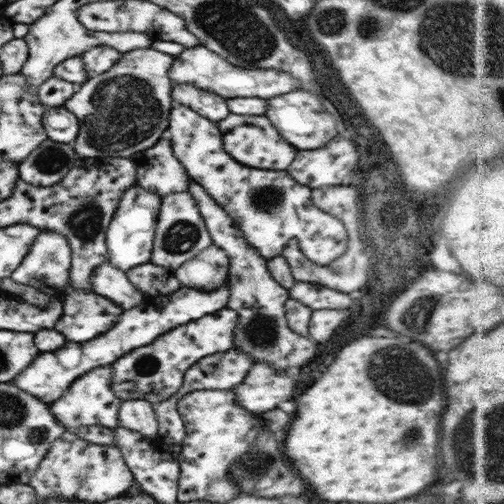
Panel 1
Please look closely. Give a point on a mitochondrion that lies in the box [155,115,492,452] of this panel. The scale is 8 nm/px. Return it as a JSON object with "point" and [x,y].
{"point":[412,382]}

